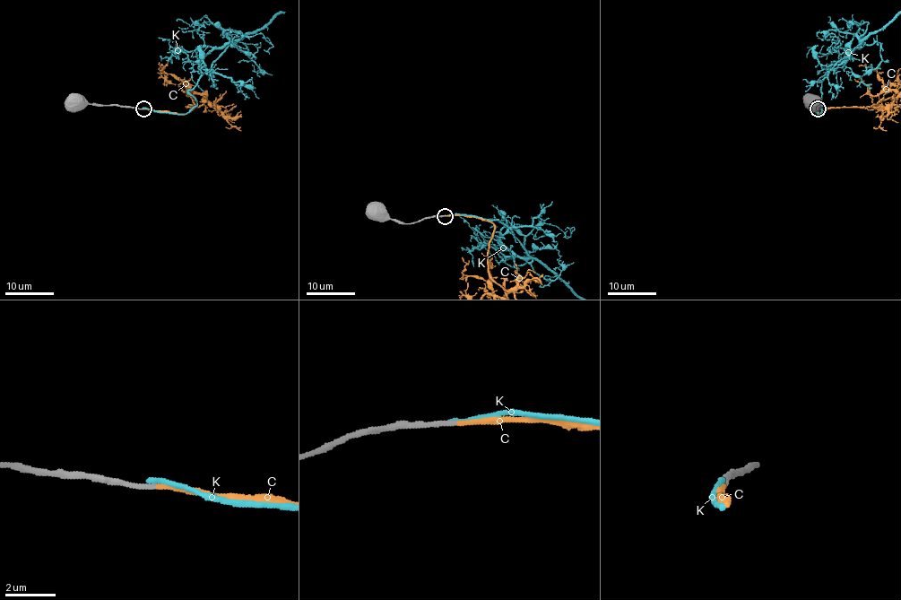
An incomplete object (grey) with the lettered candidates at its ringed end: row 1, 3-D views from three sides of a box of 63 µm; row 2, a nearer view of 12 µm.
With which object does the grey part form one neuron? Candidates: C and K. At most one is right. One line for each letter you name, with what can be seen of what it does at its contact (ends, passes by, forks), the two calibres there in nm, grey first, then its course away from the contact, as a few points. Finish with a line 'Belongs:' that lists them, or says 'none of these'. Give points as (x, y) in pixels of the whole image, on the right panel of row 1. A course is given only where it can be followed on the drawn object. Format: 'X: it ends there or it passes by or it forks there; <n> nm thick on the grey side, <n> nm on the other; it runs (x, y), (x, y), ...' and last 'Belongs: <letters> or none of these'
C: it ends there; 190 nm thick on the grey side, 190 nm on the other
Belongs: C

